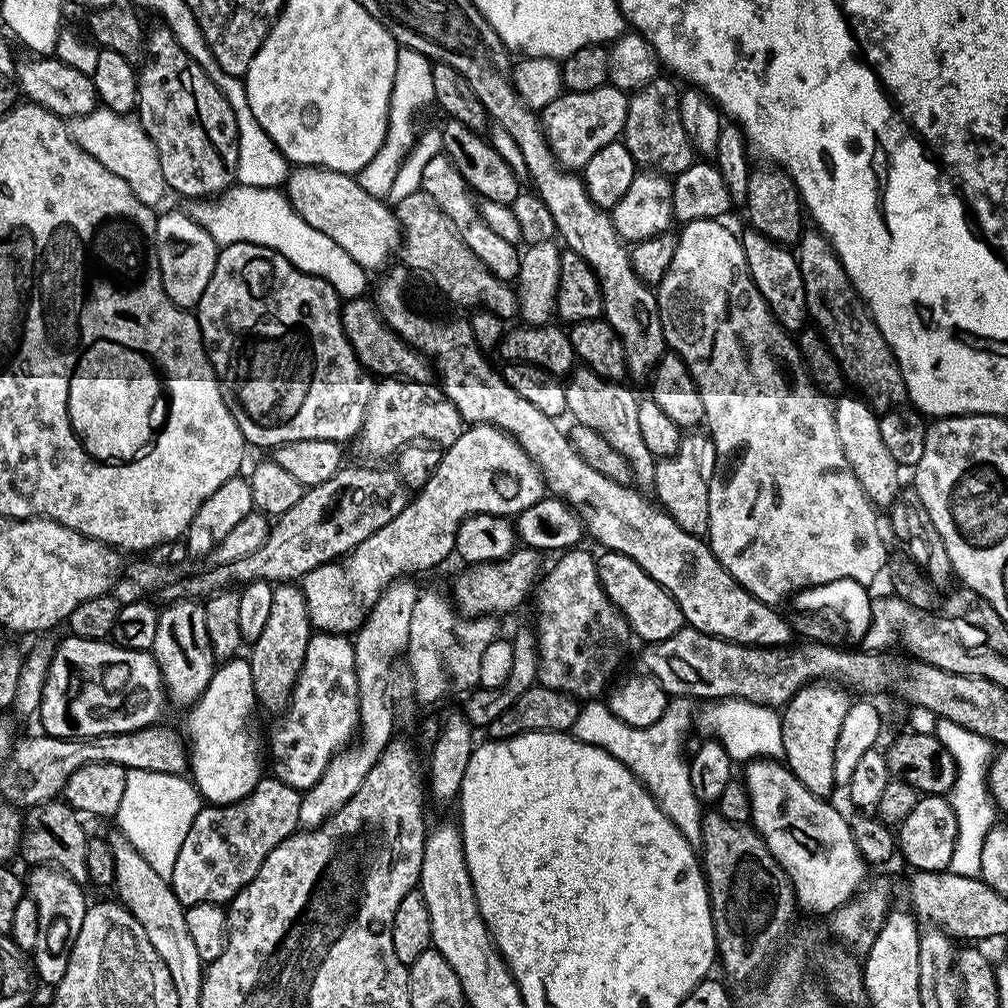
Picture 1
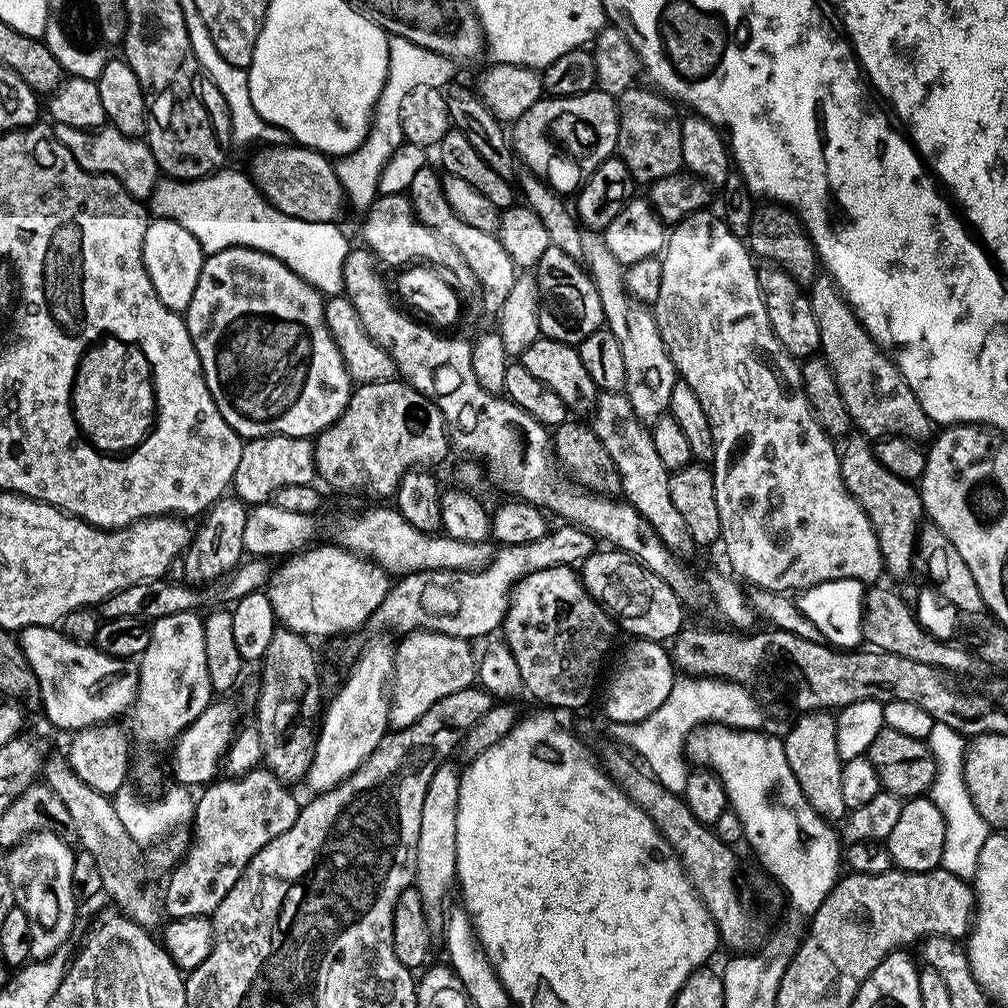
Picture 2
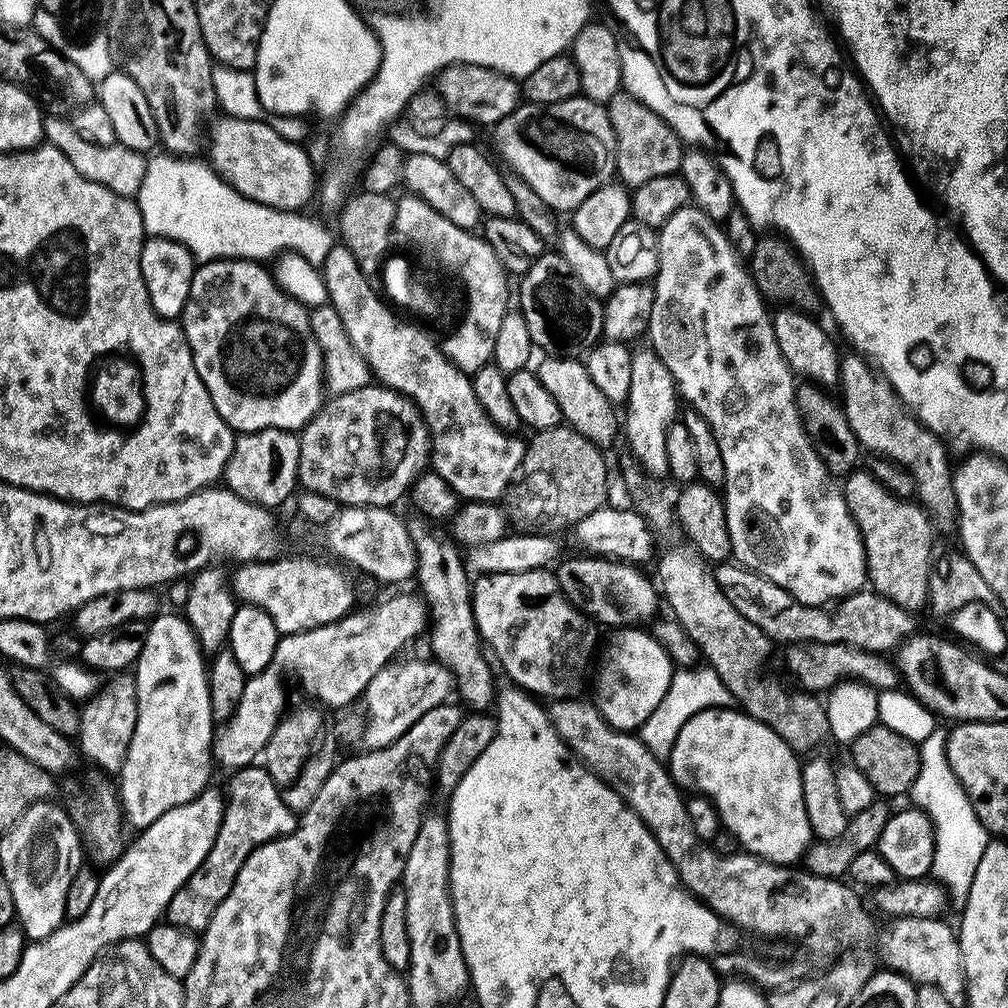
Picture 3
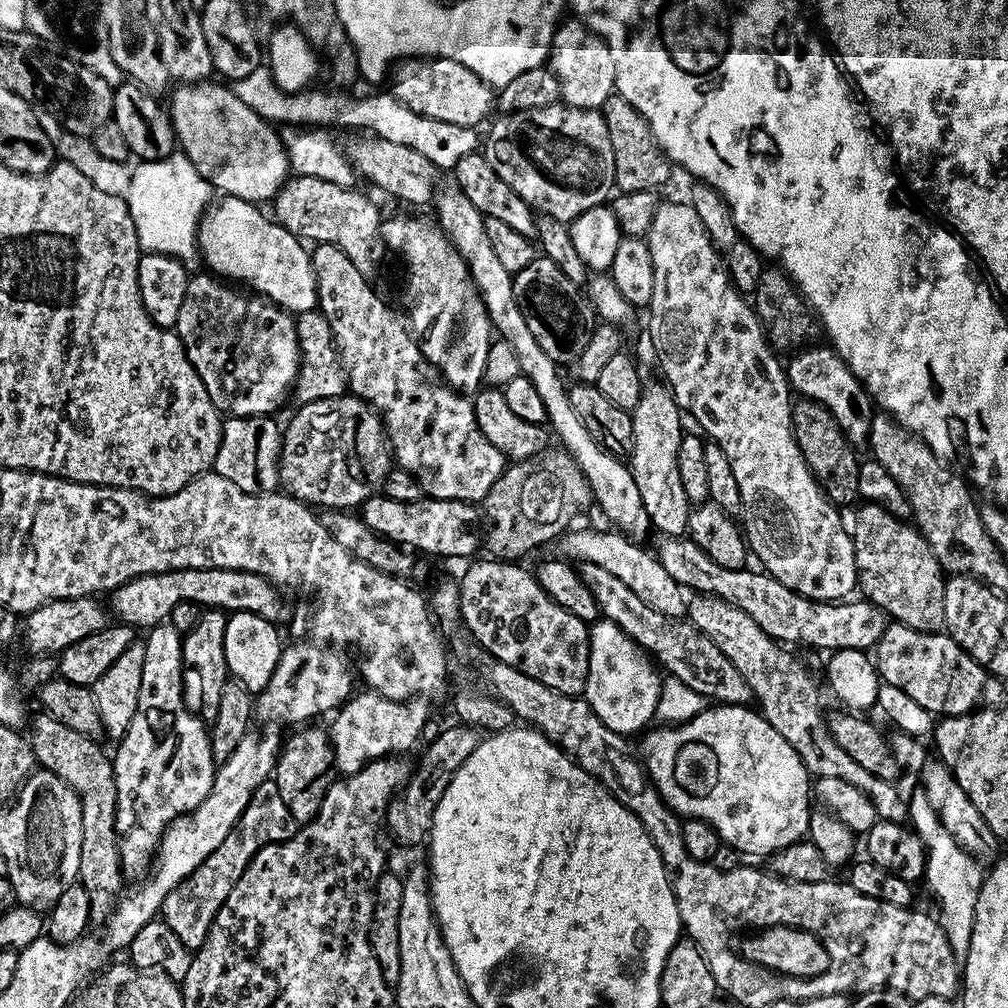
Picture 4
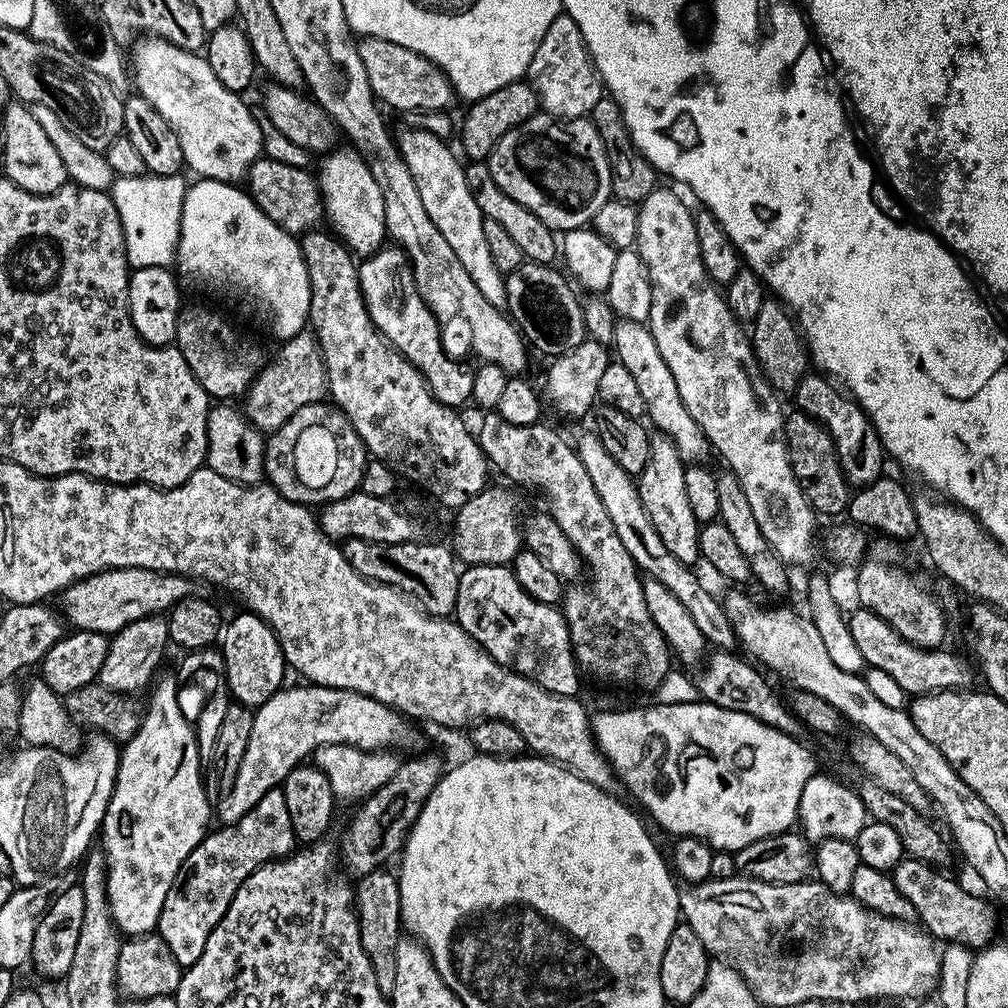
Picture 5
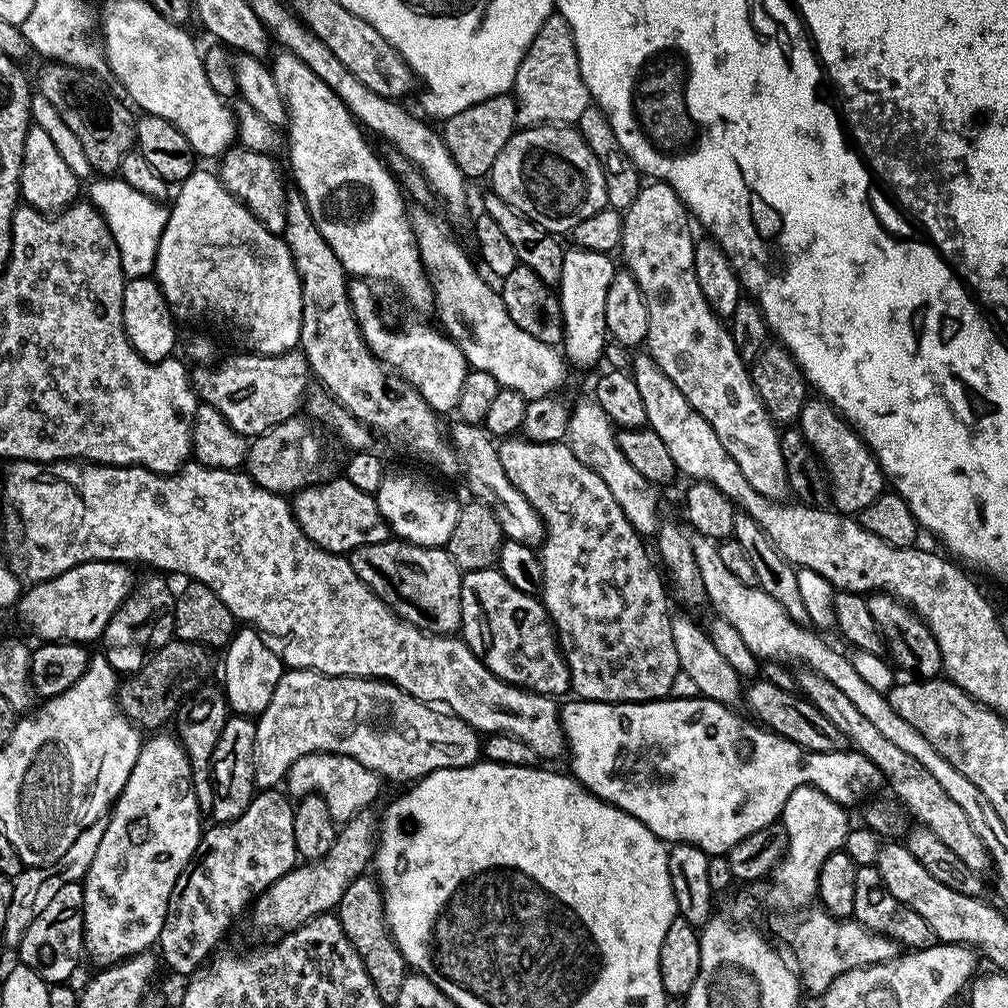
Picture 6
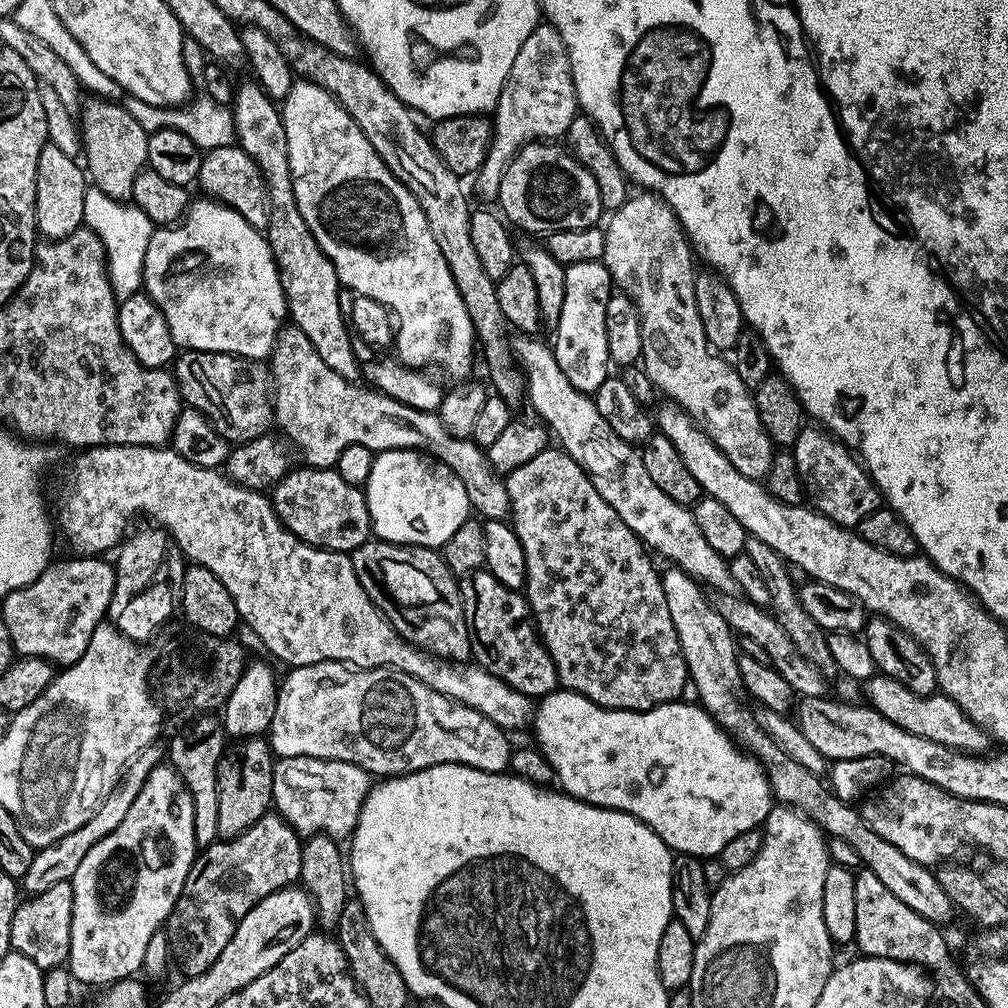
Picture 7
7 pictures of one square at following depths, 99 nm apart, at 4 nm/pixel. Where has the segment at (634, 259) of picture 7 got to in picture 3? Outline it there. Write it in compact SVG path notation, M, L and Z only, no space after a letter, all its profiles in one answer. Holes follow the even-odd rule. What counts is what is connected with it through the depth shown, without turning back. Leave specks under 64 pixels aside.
M695 206L670 214L670 218L666 218L666 222L659 228L658 235L660 241L658 242L658 270L654 281L654 310L650 310L646 340L652 351L658 354L658 358L662 358L666 370L670 370L670 374L676 379L676 391L682 397L683 403L698 414L702 414L702 418L710 422L710 430L714 430L714 438L718 438L718 450L722 450L722 462L726 466L722 485L726 530L730 530L730 546L735 563L782 586L782 590L786 590L806 606L815 608L828 606L843 600L845 596L861 591L868 584L868 567L862 546L862 534L846 506L841 485L828 472L803 428L803 422L800 421L799 408L795 404L798 380L786 362L786 358L782 358L782 350L774 338L772 316L764 309L766 301L756 289L751 271L730 246L730 242L724 236L723 227L717 221L706 218L706 214L702 214L702 210Z

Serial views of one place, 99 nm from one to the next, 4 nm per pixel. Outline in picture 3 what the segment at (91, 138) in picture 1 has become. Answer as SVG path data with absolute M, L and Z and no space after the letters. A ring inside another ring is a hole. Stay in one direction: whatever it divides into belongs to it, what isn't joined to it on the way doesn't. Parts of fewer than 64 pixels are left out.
M51 114L45 115L44 118L44 140L62 150L62 154L66 154L66 159L73 164L74 170L78 170L78 174L82 174L82 178L90 178L90 182L98 182L114 190L114 194L132 198L142 186L142 178L148 165L143 152L135 152L117 143L94 146L94 142L86 142L86 138L82 138L82 134L74 130L71 119Z

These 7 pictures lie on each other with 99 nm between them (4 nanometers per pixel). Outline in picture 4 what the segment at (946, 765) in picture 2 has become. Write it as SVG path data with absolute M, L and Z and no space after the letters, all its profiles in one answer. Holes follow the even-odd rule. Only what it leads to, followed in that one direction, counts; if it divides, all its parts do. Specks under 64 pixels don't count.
M916 790L908 800L908 817L911 827L916 829L928 854L928 864L924 868L924 876L928 886L936 895L938 919L946 938L950 942L950 950L954 950L957 962L963 962L970 950L970 934L974 930L974 906L978 906L978 890L982 886L985 873L980 872L977 857L972 856L942 826L940 815L930 806L926 794Z

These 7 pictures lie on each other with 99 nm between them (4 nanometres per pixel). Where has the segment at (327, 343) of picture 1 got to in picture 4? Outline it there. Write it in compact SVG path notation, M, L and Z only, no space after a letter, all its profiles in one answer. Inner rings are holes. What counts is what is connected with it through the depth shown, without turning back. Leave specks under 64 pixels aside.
M203 274L204 276L193 275L186 286L186 298L182 298L182 306L178 310L178 318L176 319L175 333L184 343L186 354L190 358L190 362L194 366L194 370L198 374L198 378L202 378L202 386L206 386L206 390L210 394L210 398L214 402L214 406L221 413L228 416L266 416L276 414L276 411L284 404L284 395L289 395L290 389L295 385L296 376L300 372L300 343L298 342L298 334L296 333L296 321L293 313L285 312L278 305L273 304L271 300L265 300L259 294L249 294L247 291L239 292L239 287L233 286L231 283L225 282L223 279L217 278L212 274Z

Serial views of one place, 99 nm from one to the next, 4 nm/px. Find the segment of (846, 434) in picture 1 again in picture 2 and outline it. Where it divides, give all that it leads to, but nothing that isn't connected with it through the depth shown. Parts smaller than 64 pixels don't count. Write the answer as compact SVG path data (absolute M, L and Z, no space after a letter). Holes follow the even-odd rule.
M852 434L843 443L844 448L842 444L839 449L842 482L860 503L866 518L870 518L884 559L884 572L887 575L904 576L911 570L912 560L917 559L918 525L925 515L920 489L915 483L898 478L898 474L890 474L890 470L886 470L886 466L878 462L875 447L870 443L869 437Z

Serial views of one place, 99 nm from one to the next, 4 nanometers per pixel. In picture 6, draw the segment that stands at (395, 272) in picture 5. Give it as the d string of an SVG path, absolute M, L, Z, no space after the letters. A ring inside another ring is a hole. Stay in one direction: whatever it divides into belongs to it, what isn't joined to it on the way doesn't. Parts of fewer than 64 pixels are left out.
M364 278L353 279L350 284L352 313L360 321L360 333L364 335L368 349L378 357L381 364L397 372L410 386L414 386L414 390L418 390L418 394L426 398L426 402L436 413L455 413L458 398L462 398L462 382L466 382L466 374L470 370L459 343L445 335L439 327L431 328L428 324L408 324L404 332L387 328L376 309L371 286L373 287Z

